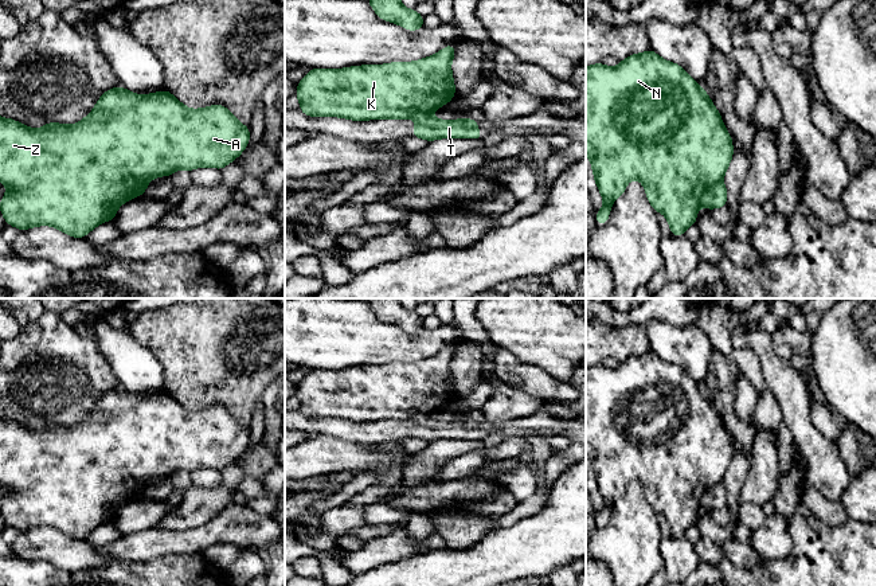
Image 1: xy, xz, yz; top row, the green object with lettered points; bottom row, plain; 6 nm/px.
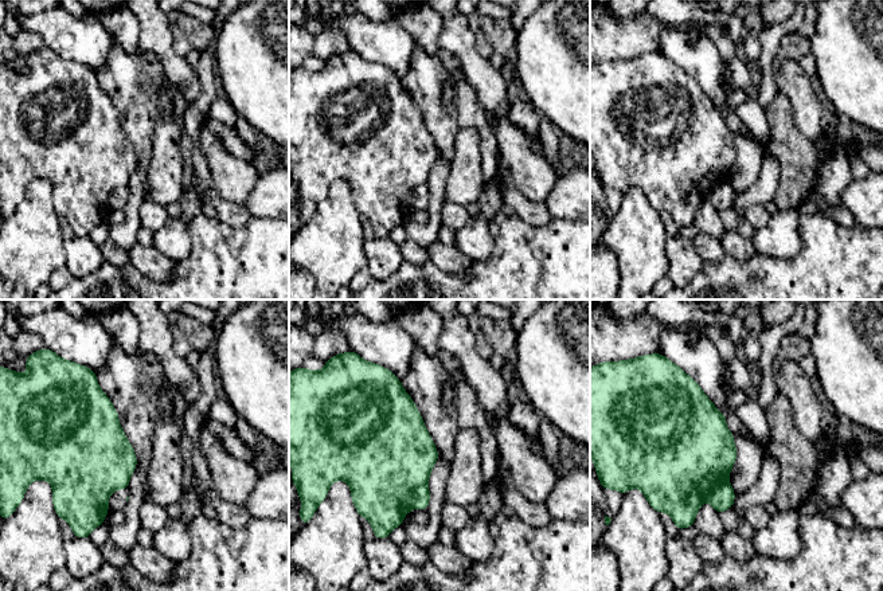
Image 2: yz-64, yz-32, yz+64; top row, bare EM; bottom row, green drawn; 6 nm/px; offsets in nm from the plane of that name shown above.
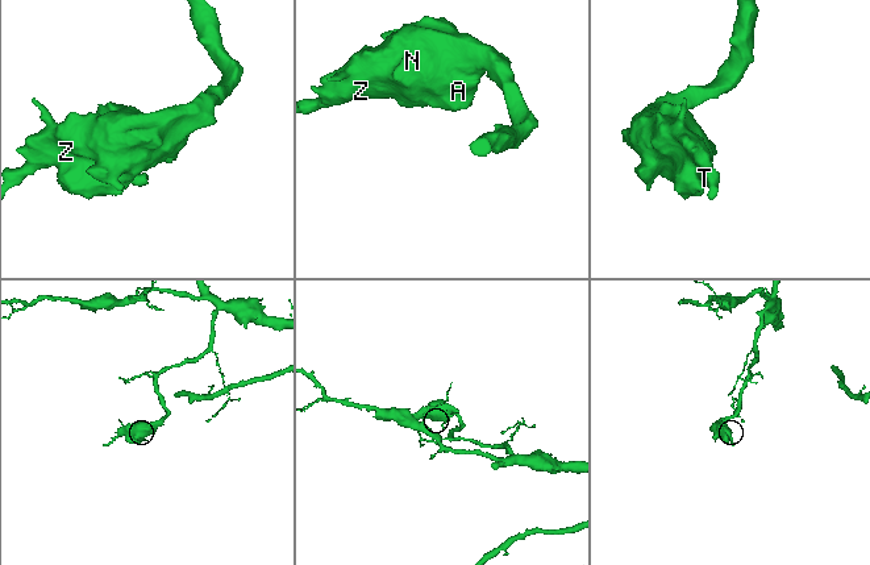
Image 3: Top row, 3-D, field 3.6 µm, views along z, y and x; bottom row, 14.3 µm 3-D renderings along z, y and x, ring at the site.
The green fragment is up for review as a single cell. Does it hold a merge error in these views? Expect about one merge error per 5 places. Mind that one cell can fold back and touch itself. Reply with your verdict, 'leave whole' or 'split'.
split

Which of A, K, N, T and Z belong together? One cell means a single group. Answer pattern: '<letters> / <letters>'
A K N Z / T

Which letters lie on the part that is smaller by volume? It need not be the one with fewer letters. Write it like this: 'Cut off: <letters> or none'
Cut off: T

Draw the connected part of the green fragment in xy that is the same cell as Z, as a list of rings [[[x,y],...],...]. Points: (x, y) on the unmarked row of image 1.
[[[120,386],[105,392],[95,409],[73,426],[47,423],[34,430],[0,418],[0,483],[7,488],[0,512],[5,524],[20,532],[47,526],[73,539],[83,539],[98,526],[113,523],[118,508],[144,496],[152,480],[171,477],[177,470],[222,470],[240,457],[249,442],[250,429],[223,406],[188,410],[168,391],[138,396]]]

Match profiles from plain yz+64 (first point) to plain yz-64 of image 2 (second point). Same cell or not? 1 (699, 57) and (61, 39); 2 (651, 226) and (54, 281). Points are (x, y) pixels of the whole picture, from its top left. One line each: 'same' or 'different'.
1: same
2: different

